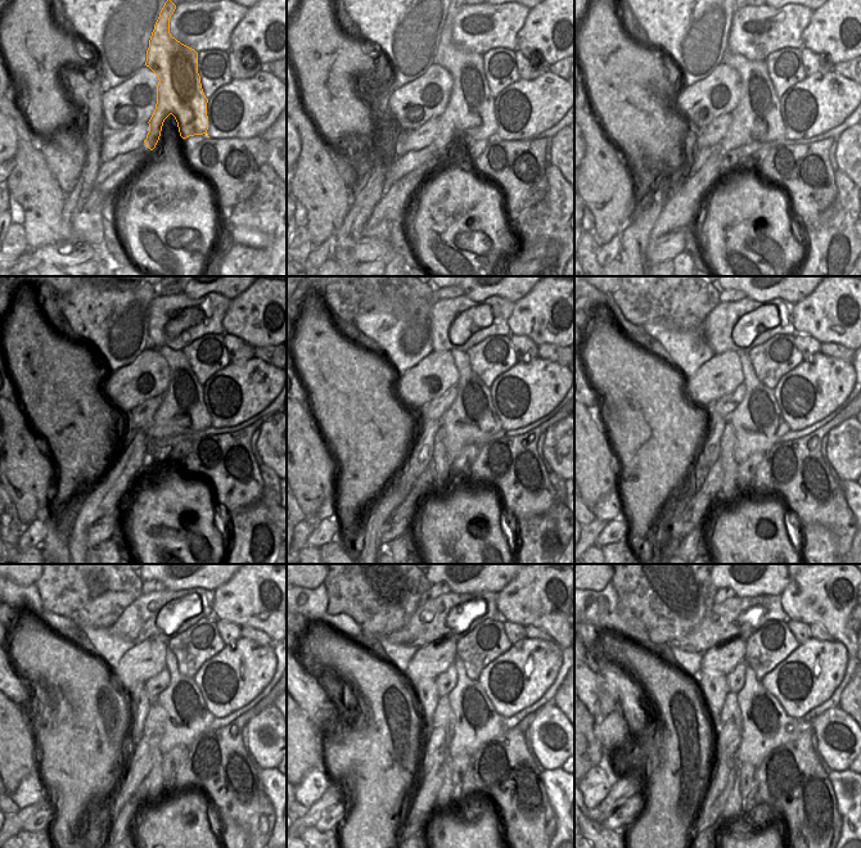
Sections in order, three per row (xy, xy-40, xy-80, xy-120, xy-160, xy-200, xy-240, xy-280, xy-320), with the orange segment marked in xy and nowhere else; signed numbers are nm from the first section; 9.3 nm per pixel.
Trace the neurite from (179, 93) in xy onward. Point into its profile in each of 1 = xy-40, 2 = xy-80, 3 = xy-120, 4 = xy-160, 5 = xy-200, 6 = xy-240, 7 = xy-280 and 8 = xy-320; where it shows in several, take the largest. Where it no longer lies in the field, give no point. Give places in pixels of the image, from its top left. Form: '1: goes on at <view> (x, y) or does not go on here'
1: goes on at xy-40 (470, 112)
2: goes on at xy-80 (757, 118)
3: goes on at xy-120 (183, 411)
4: goes on at xy-160 (472, 418)
5: goes on at xy-200 (758, 424)
6: goes on at xy-240 (186, 715)
7: goes on at xy-280 (477, 722)
8: goes on at xy-320 (766, 726)

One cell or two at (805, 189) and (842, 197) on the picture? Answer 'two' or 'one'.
two

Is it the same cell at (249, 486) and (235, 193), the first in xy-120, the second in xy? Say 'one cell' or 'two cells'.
one cell

